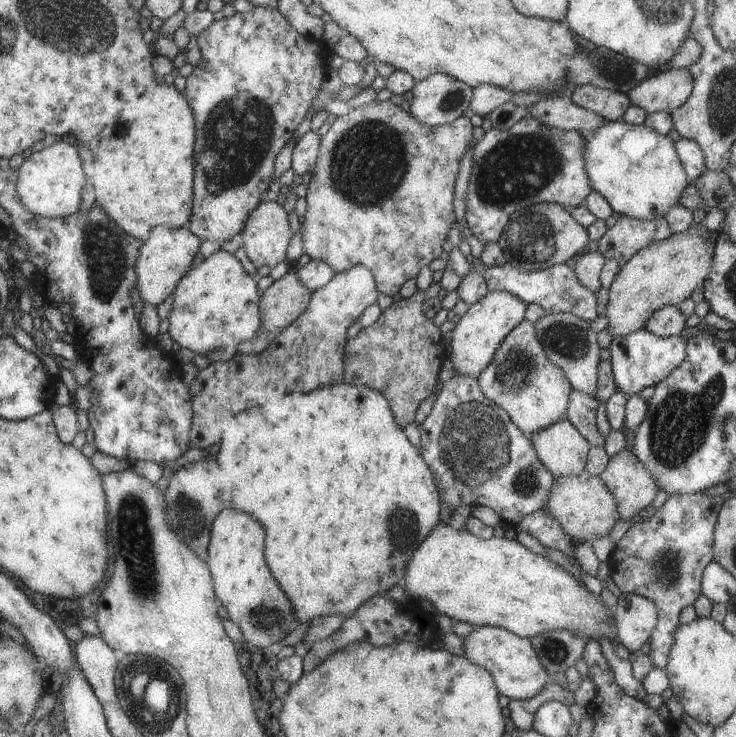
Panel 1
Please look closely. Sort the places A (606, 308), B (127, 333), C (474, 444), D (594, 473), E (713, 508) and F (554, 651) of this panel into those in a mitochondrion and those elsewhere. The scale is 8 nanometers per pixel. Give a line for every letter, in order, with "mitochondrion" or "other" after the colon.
A: other
B: other
C: mitochondrion
D: other
E: other
F: mitochondrion

